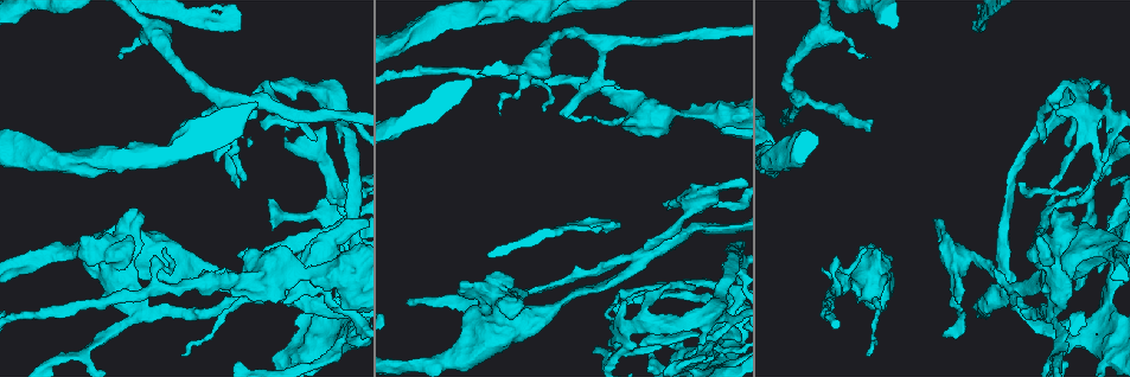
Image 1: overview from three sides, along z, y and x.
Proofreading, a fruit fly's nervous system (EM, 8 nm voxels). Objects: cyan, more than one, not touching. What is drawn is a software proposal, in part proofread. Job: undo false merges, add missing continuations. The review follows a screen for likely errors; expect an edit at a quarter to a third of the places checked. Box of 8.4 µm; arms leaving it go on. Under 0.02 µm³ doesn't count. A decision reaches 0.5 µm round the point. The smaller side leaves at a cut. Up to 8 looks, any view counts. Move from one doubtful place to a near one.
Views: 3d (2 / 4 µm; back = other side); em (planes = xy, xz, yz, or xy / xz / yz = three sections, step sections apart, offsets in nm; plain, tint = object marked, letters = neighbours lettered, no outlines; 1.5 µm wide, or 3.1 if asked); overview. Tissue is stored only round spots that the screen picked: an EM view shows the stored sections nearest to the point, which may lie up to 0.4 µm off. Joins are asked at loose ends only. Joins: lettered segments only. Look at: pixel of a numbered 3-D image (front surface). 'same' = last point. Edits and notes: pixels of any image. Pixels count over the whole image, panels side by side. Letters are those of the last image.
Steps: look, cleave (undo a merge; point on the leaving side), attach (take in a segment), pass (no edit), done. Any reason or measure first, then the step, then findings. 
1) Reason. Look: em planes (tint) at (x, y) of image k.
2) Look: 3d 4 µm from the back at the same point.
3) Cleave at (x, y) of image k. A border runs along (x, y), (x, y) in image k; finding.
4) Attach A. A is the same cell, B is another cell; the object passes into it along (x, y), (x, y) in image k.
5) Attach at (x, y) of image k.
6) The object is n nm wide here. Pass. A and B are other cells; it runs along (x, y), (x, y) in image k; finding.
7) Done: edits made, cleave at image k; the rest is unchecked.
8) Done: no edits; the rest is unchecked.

Tapers out. Look: em xz step 4 (letters) at (866, 249) of image 1.

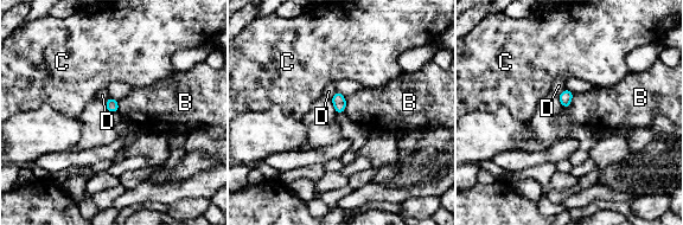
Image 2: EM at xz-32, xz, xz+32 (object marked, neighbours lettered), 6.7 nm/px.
The longest contact is with B, 120 nm. Pass. B, C and D are other cells; no lettered segment goes on from it.

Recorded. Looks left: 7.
An open end. Look: 3d 4 µm at (562, 112) of image 1.

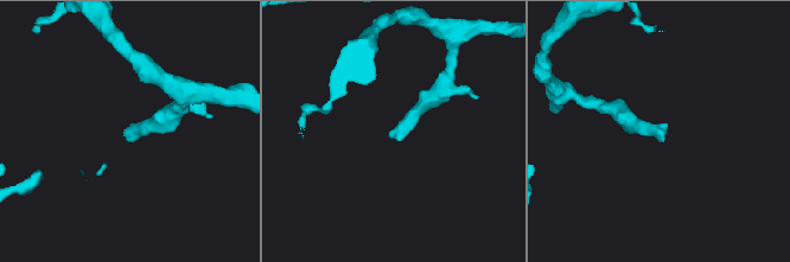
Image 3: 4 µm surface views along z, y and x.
Look: em xy step 8 (letters) at (394, 138) of image 3.

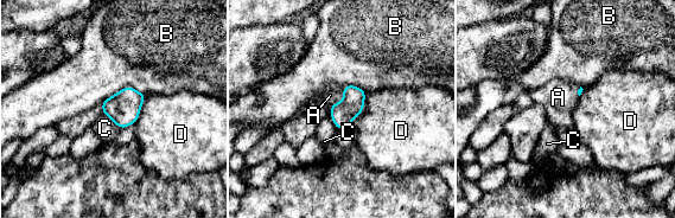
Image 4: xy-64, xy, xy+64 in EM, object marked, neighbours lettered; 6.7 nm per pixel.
Attach A. A is the same cell, B, C and D are other cells; the object passes into it along (352, 103), (336, 103), (330, 95) in image 4; it goes on there.

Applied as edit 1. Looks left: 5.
Branch stops here. Look: em yz step 4 (tint) at (625, 303) of image 1.

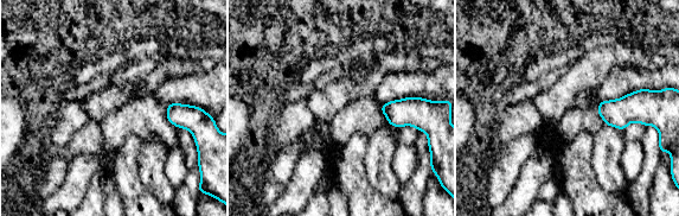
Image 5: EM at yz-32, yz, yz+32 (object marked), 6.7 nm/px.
Look: em yz step 4 (letters) at the same point.

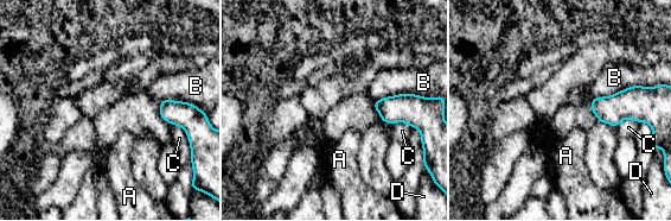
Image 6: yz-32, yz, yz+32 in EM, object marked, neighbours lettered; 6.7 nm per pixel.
Pass. A, B, C and D are other cells; a border runs along (663, 83), (630, 86), (592, 99) in image 6; none of them fits.

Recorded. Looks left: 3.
Done: edits made, attach at image 4; the rest is unchecked.

